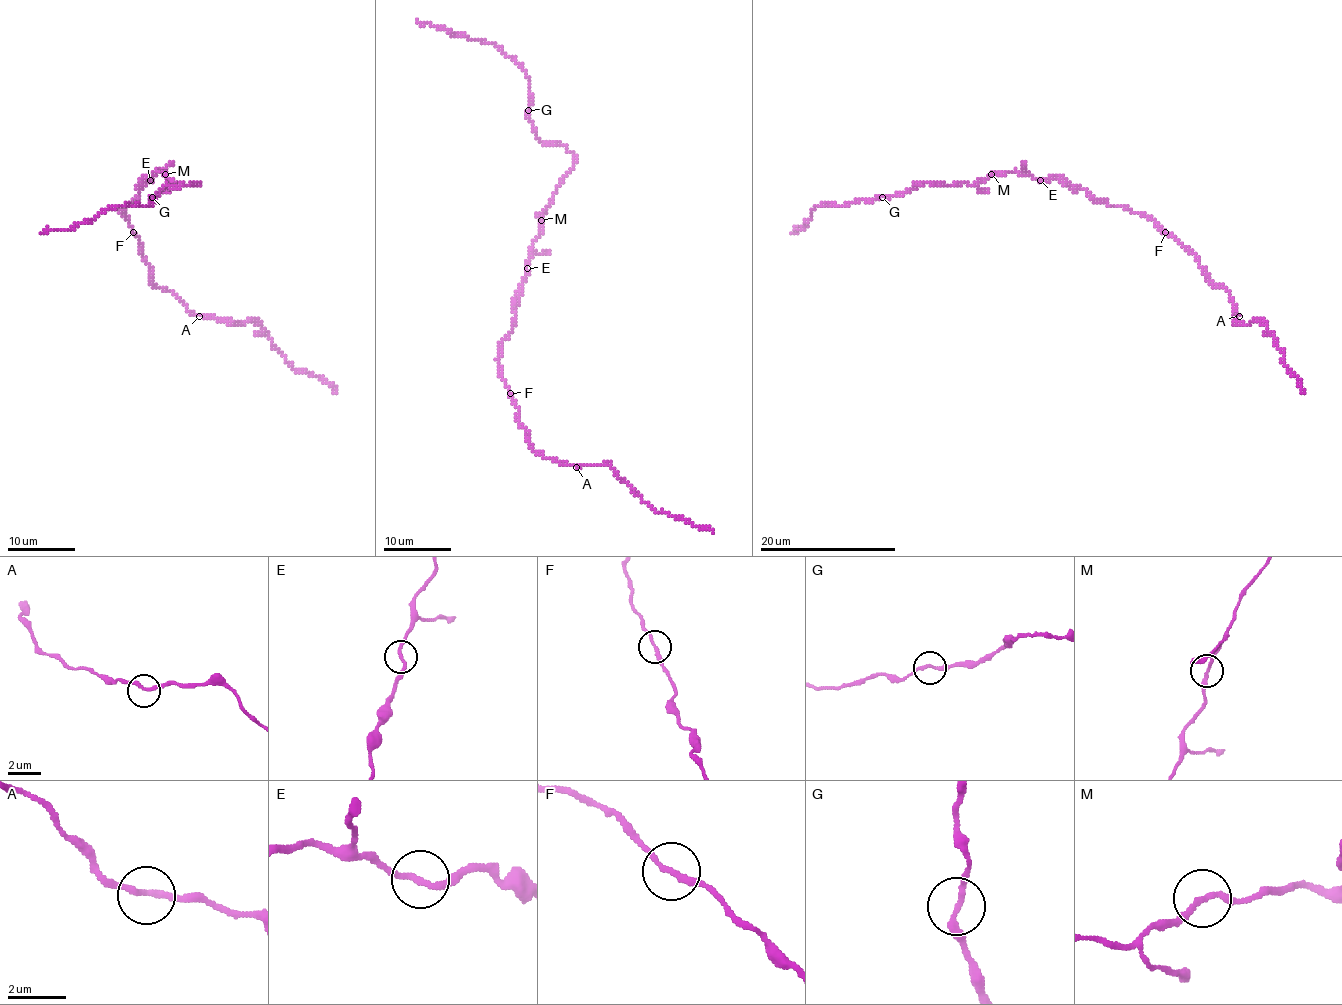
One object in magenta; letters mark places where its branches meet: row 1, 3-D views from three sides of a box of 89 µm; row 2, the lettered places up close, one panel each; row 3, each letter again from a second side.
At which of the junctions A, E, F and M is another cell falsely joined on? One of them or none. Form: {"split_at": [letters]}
{"split_at": []}

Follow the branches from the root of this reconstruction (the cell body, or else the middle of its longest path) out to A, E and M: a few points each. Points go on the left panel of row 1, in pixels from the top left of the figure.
A: (138, 190), (138, 197), (121, 210), (142, 242), (148, 280), (172, 292), (189, 312), (199, 316)
E: (138, 190), (147, 178), (150, 180)
M: (138, 190), (157, 171), (165, 174)

